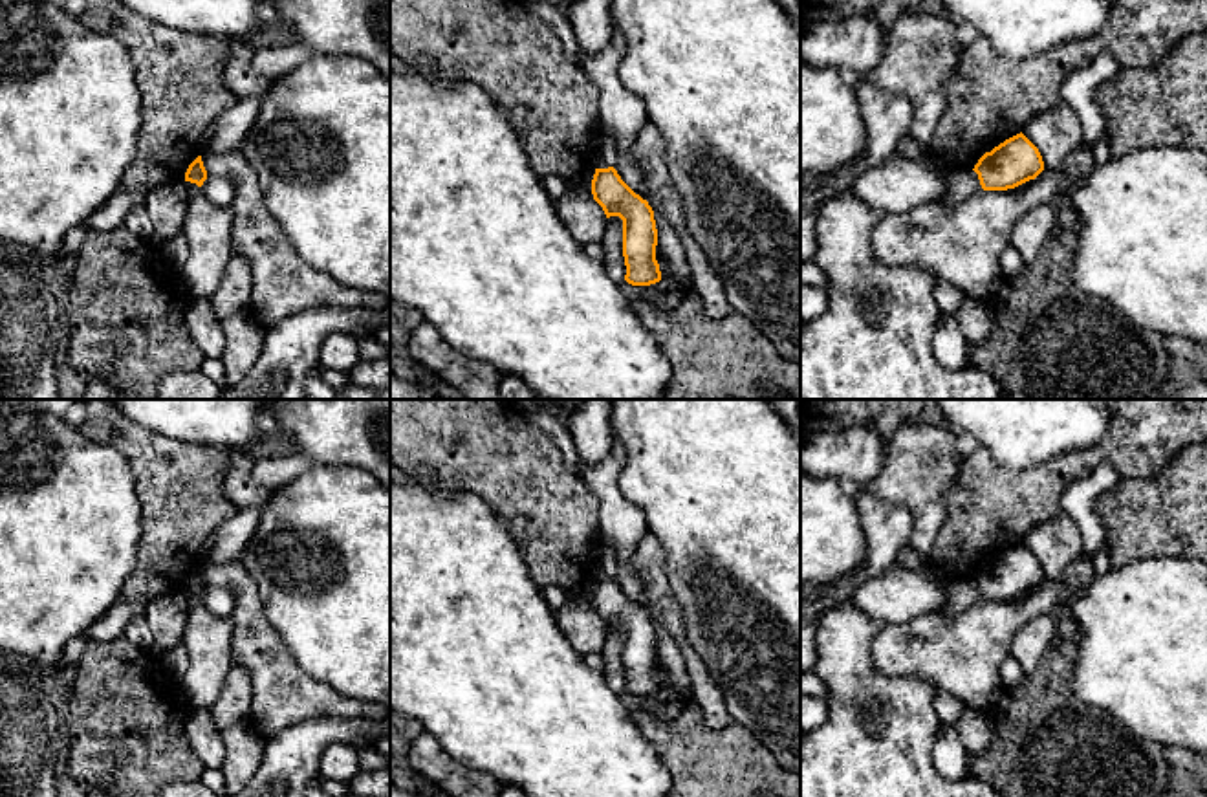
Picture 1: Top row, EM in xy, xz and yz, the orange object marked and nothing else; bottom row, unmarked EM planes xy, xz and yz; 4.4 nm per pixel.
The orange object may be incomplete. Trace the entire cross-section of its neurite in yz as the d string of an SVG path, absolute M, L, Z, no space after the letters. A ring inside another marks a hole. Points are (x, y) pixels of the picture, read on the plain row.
M1020 542L991 562L985 562L973 579L984 601L1007 601L1044 581L1038 559Z

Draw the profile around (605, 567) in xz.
M601 548L595 553L593 579L608 579L615 575L615 557L610 548Z

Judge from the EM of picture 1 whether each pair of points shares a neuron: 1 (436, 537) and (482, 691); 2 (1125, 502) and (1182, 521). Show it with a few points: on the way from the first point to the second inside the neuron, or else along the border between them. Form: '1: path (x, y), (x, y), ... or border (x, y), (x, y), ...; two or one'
1: path (436, 576), (436, 616), (473, 653); one
2: path (1140, 515), (1167, 515); one

